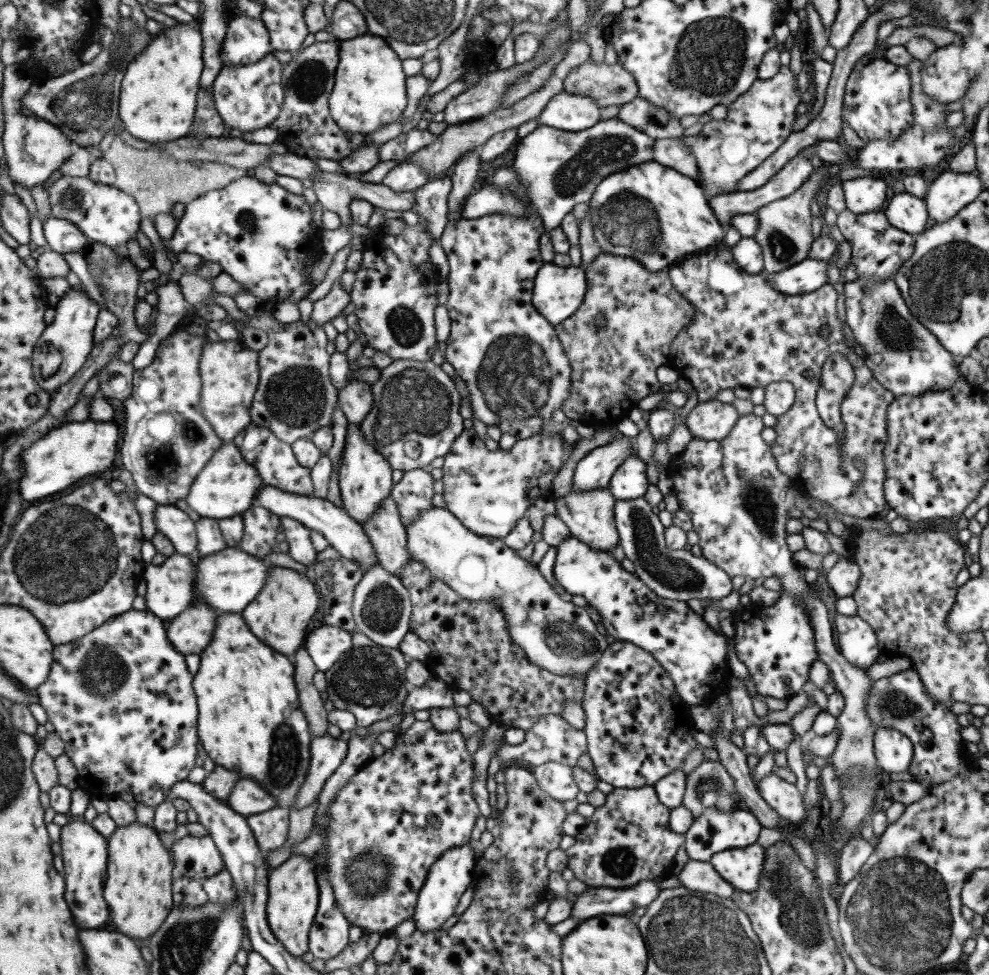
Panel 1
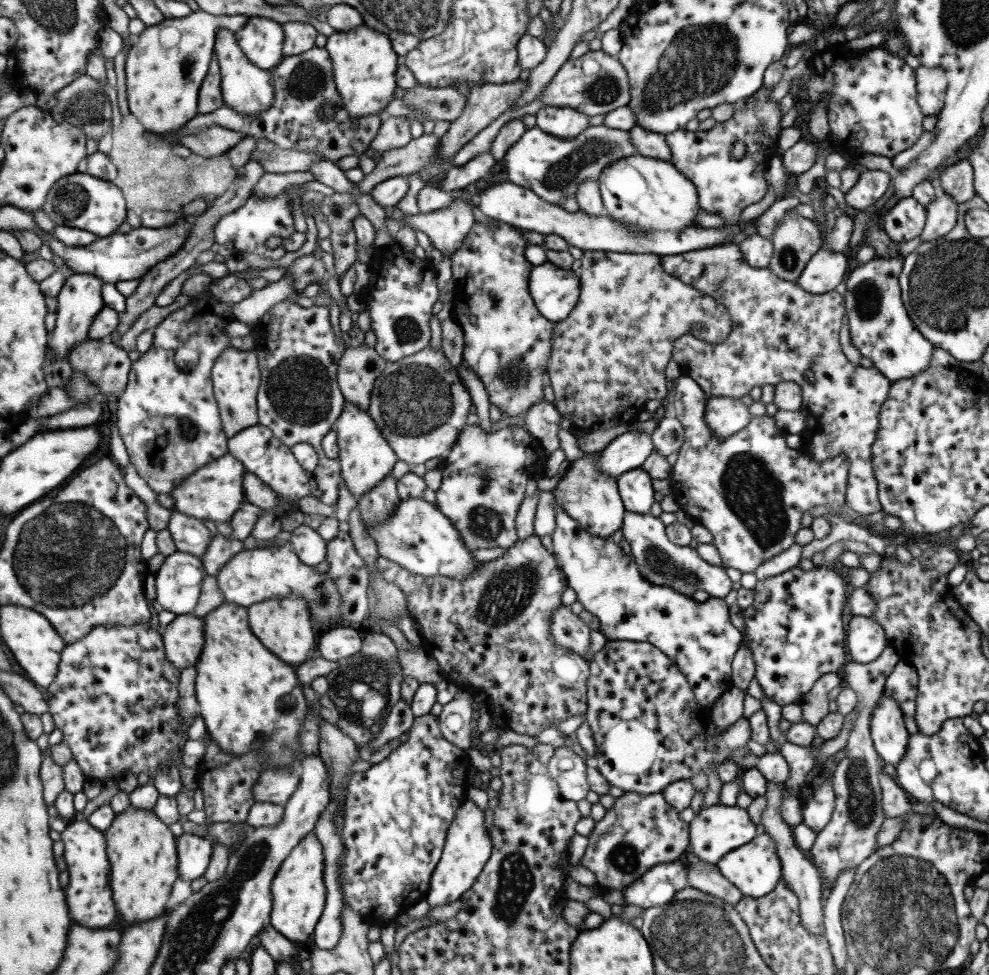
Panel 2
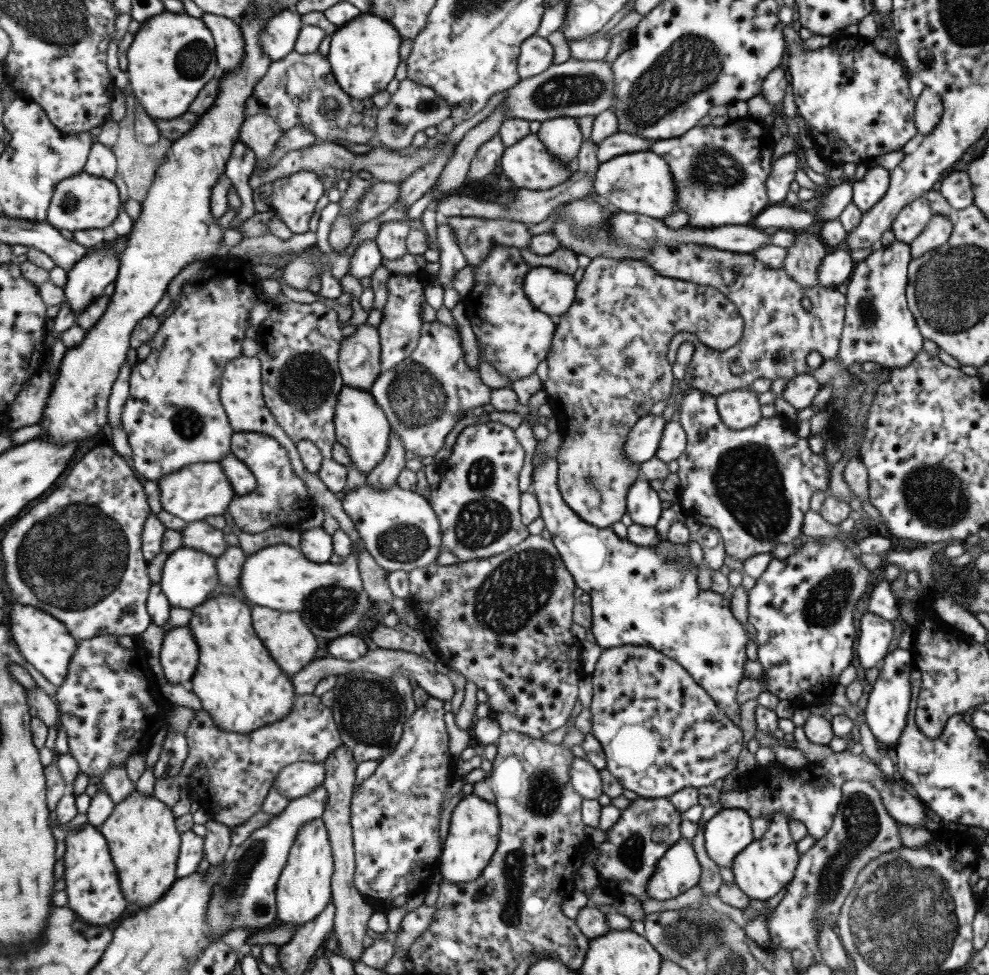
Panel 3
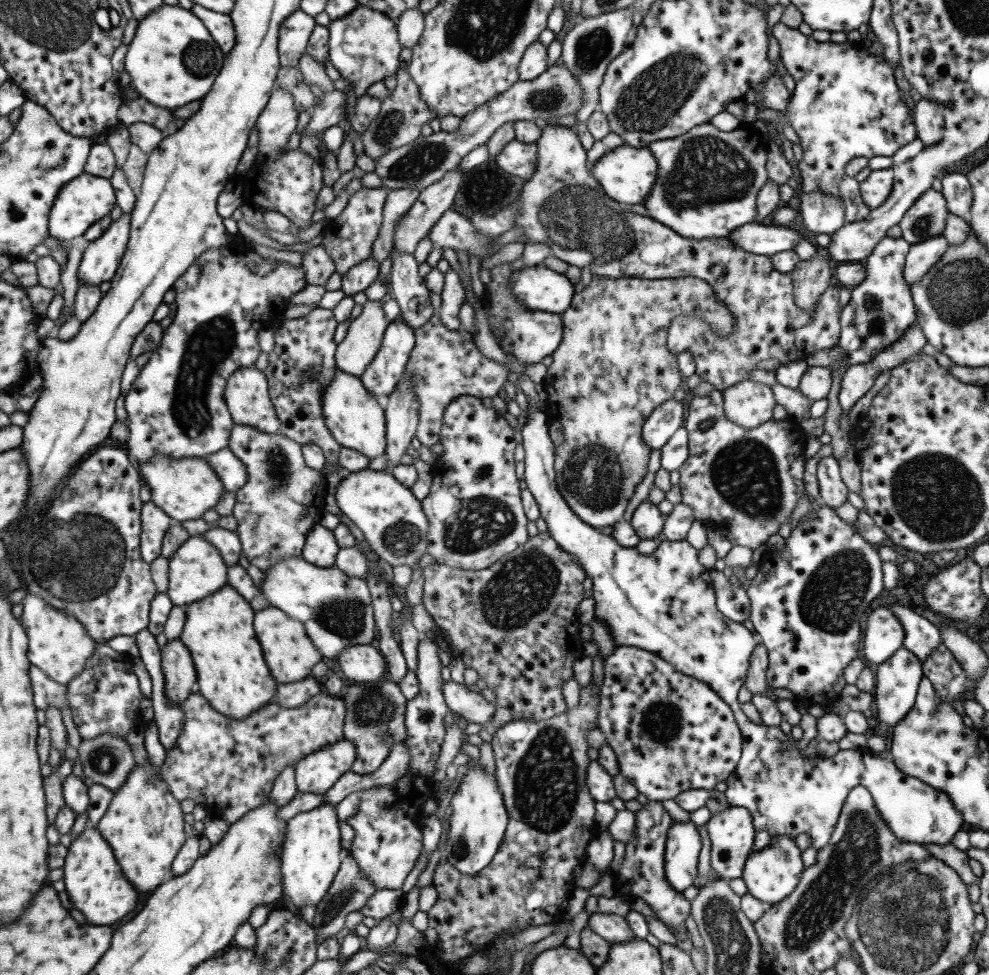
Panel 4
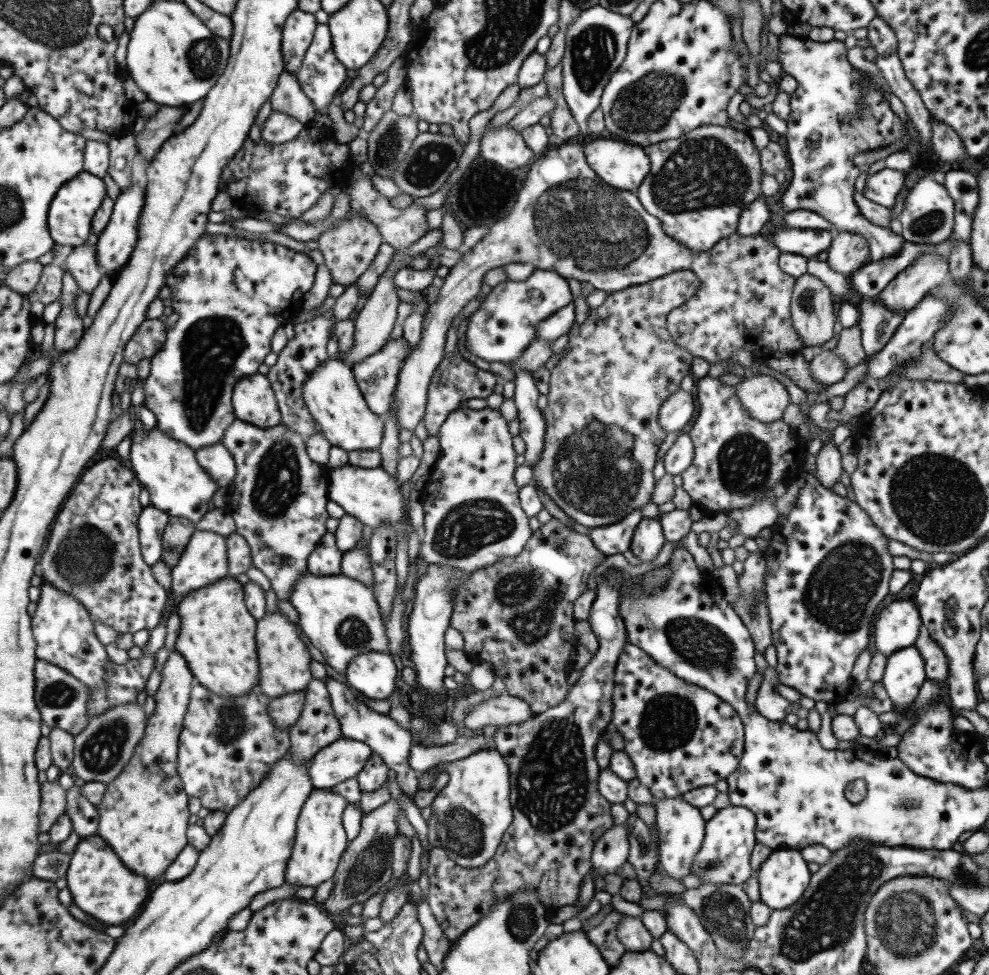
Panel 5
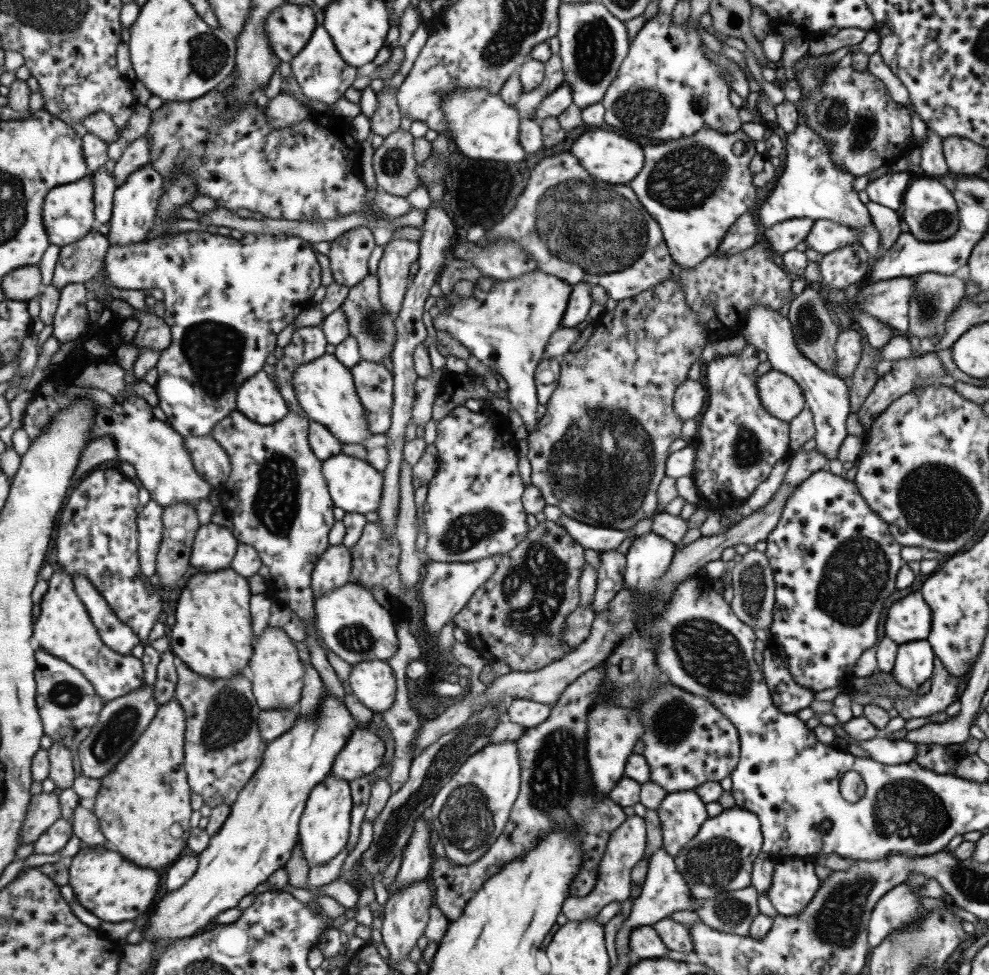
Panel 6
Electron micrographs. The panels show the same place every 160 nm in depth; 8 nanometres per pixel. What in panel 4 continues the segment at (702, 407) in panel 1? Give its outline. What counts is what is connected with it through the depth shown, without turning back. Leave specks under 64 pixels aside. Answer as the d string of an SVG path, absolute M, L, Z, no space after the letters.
M747 378L724 388L721 393L725 418L733 424L749 429L772 419L771 411L776 404L769 384Z

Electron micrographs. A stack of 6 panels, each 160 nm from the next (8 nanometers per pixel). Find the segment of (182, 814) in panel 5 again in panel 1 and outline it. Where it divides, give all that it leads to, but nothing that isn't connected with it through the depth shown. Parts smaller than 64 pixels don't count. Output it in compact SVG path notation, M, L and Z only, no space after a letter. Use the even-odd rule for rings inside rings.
M194 603L184 613L170 620L169 640L181 654L201 655L211 645L218 612L208 603ZM139 822L129 826L119 826L116 833L108 839L108 878L105 884L105 898L109 898L109 908L113 914L113 924L121 933L129 935L139 942L148 941L164 924L174 906L173 868L176 863L169 854L169 849L163 846L155 827L147 827Z

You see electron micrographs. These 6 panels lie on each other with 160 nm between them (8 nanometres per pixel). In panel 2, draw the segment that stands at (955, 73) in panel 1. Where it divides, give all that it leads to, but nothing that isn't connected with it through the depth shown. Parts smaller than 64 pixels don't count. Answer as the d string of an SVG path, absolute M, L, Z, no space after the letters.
M918 67L914 70L916 80L916 102L919 110L927 115L935 115L943 107L948 78L945 69Z

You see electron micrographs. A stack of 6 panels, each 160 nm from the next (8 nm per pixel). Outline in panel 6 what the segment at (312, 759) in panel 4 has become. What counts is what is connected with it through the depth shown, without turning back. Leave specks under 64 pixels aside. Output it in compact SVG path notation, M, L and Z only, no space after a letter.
M353 730L333 759L330 772L335 779L356 780L375 771L381 764L385 745L364 730Z

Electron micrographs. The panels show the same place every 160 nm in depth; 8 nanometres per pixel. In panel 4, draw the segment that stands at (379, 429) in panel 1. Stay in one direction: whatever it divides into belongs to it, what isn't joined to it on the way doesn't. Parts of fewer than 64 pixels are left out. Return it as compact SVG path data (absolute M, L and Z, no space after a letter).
M436 310L429 320L419 328L414 330L414 347L411 349L408 362L406 364L406 370L410 376L416 378L414 380L413 394L418 402L417 407L417 426L414 432L415 438L420 444L425 446L433 446L440 442L439 431L442 425L442 414L445 407L458 396L474 396L475 398L491 398L497 394L497 390L503 384L507 378L507 367L505 365L499 365L491 359L487 359L473 344L470 333L463 328L451 329L445 328L444 324L441 324L440 316Z

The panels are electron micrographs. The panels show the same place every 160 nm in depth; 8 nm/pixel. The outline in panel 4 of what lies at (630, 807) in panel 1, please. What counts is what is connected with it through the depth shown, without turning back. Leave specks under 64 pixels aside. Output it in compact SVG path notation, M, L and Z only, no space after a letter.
M647 801L634 812L634 817L632 835L628 844L624 844L619 869L616 872L609 871L615 878L614 892L620 894L622 886L625 886L625 892L629 892L635 899L641 898L655 912L657 920L663 922L667 928L671 927L674 930L673 934L683 940L686 930L683 921L690 914L690 902L682 893L670 887L670 883L665 880L663 868L666 830L669 830L673 820L663 808L662 801Z

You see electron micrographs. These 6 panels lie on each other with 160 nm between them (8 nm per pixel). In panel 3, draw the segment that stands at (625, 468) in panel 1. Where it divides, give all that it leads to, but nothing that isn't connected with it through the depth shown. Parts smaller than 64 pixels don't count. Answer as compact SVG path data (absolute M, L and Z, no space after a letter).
M638 477L631 483L626 494L626 513L633 524L653 528L662 511L660 502L657 491L643 477Z

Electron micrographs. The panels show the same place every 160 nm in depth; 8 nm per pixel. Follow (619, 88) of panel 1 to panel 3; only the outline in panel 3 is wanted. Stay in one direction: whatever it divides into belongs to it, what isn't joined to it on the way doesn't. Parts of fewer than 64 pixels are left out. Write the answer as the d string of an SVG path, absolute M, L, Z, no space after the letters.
M569 58L561 64L551 64L541 74L519 81L507 90L506 97L497 106L503 106L505 118L518 118L531 122L557 117L577 119L597 116L613 107L613 72L605 60L575 60Z

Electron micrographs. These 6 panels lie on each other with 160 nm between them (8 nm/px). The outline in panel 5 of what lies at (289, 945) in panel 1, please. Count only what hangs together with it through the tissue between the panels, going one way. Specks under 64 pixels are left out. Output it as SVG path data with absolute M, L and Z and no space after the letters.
M313 789L301 805L296 818L294 843L284 870L284 881L297 887L319 886L336 871L341 854L349 840L341 824L341 813L347 804L342 796L329 789Z

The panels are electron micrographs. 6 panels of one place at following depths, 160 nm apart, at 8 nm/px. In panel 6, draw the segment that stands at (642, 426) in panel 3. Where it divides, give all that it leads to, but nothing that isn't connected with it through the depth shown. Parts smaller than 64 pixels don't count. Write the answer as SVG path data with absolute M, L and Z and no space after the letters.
M702 376L698 380L685 379L675 390L672 407L679 420L697 419L706 404L706 390Z

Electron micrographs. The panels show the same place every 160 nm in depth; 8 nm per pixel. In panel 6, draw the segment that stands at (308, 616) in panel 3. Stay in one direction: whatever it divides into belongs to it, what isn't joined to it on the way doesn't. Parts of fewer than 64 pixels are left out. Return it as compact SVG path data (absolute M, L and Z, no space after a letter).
M350 582L328 593L313 596L316 632L321 634L325 647L350 665L361 661L391 658L397 650L397 634L389 609L375 602L373 595L365 588Z

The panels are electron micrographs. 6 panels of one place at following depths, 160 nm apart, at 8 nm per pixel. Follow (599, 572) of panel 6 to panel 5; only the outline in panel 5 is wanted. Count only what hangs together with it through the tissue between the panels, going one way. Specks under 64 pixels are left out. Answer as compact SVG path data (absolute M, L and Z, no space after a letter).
M608 568L597 579L597 594L586 621L597 639L598 648L580 670L580 677L568 687L565 698L522 723L497 727L492 735L491 748L501 755L509 771L508 799L512 810L512 821L504 830L495 854L483 866L467 869L449 860L447 853L439 845L433 846L428 852L426 875L429 886L425 900L450 945L470 926L477 924L499 898L515 894L518 890L534 890L538 894L537 900L547 911L573 905L583 876L592 870L590 854L594 842L613 826L610 803L597 792L599 768L594 759L594 750L598 738L606 730L605 727L612 717L613 669L626 642L618 602L620 588L623 588L627 577L621 570Z

